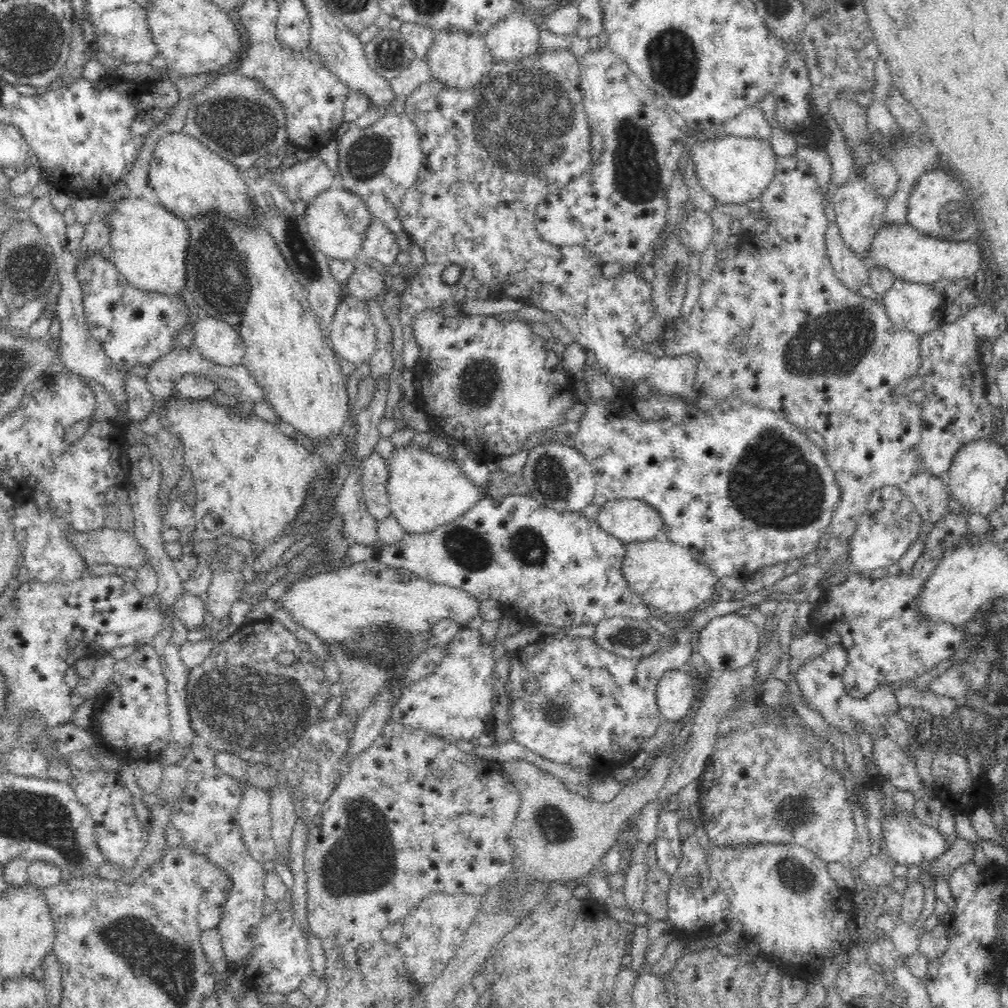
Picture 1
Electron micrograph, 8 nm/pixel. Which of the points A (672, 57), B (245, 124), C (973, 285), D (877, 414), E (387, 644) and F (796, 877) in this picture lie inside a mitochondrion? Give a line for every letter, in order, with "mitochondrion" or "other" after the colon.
A: mitochondrion
B: mitochondrion
C: other
D: other
E: mitochondrion
F: mitochondrion

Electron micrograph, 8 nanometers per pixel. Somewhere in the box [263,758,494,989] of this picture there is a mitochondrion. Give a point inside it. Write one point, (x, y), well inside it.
(364, 863)

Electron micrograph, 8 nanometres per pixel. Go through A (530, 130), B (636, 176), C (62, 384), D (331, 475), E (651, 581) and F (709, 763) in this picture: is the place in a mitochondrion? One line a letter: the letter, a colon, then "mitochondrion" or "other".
A: mitochondrion
B: mitochondrion
C: other
D: other
E: other
F: other

